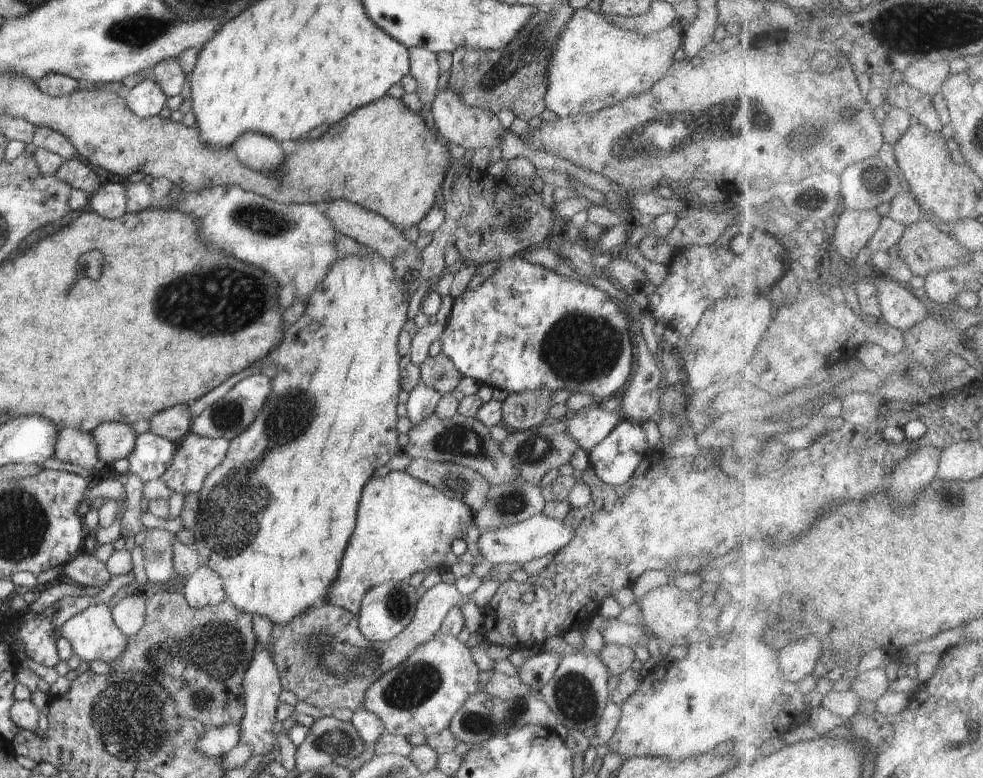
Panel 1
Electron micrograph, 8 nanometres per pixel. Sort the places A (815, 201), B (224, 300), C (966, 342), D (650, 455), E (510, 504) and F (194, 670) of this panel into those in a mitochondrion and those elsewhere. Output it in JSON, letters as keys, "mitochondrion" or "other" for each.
{"A":"mitochondrion","B":"mitochondrion","C":"other","D":"other","E":"mitochondrion","F":"mitochondrion"}

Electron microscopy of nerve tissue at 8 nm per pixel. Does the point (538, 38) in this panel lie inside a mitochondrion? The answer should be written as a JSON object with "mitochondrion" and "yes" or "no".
{"mitochondrion":"yes"}

